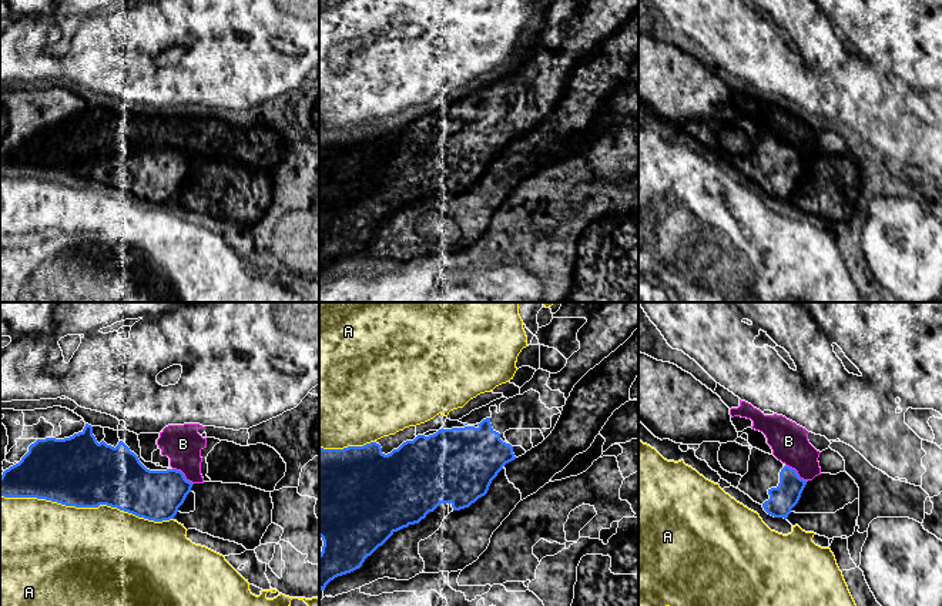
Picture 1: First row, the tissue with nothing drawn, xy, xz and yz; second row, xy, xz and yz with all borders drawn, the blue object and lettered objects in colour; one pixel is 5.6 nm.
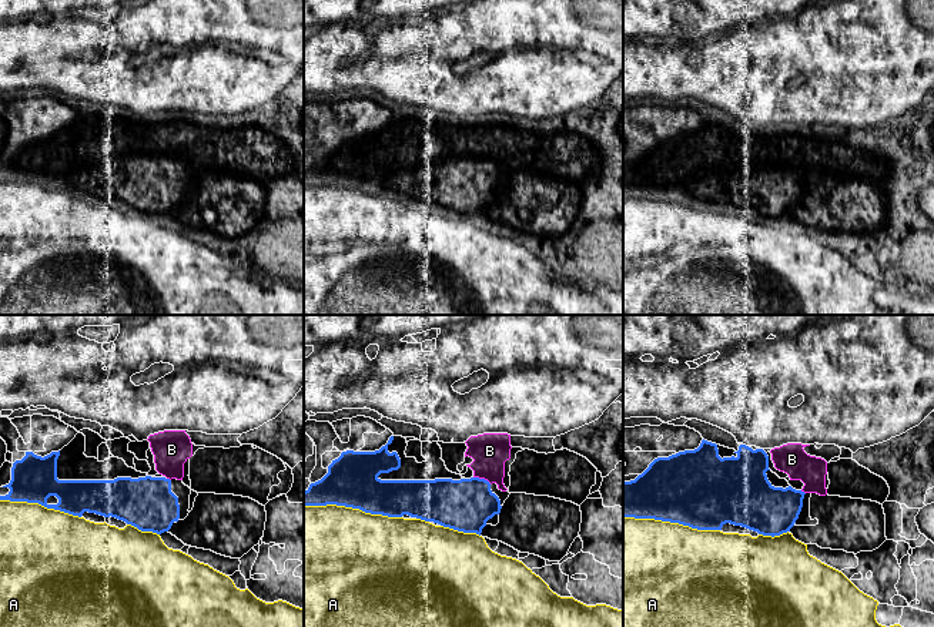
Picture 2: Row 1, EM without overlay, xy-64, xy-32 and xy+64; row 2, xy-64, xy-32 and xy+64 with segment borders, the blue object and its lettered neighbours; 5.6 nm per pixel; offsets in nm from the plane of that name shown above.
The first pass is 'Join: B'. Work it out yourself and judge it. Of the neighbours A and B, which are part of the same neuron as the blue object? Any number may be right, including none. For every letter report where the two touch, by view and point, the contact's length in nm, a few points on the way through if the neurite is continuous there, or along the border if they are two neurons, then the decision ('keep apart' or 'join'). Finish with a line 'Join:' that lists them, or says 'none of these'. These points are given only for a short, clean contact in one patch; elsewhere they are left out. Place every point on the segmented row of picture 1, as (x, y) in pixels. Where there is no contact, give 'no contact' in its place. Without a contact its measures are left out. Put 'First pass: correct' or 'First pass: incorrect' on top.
First pass: correct
A: xy (87, 506) | 1000 nm | keep apart
B: yz (795, 472) | 160 nm | join
Join: B

